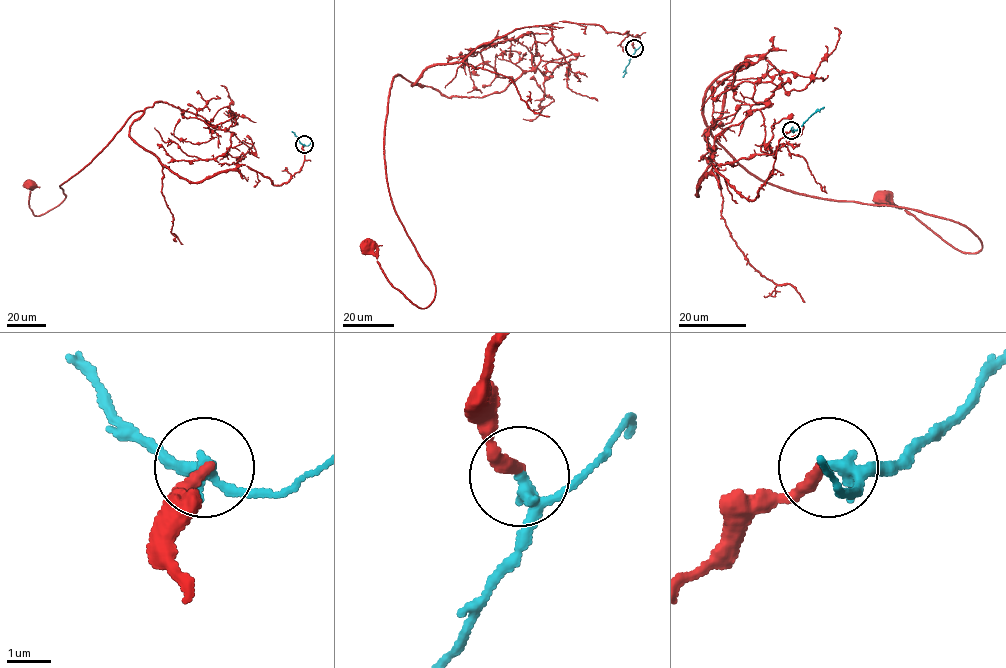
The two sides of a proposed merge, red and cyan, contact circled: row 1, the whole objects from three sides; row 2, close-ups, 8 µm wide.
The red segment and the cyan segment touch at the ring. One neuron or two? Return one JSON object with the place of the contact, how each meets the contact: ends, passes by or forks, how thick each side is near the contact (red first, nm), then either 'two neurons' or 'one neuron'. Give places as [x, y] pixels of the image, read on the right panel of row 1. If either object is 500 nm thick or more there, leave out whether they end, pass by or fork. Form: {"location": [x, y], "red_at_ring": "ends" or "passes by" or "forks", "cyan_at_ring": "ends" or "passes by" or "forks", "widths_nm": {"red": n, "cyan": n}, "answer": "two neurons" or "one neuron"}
{"location": [791, 130], "red_at_ring": "ends", "cyan_at_ring": "passes by", "widths_nm": {"red": 280, "cyan": 240}, "answer": "one neuron"}

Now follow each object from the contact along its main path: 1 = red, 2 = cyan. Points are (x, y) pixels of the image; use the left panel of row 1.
1: (304, 144), (281, 185), (241, 165), (189, 182), (130, 136), (135, 112), (59, 204), (34, 216), (29, 184)
2: (304, 144), (291, 131)

